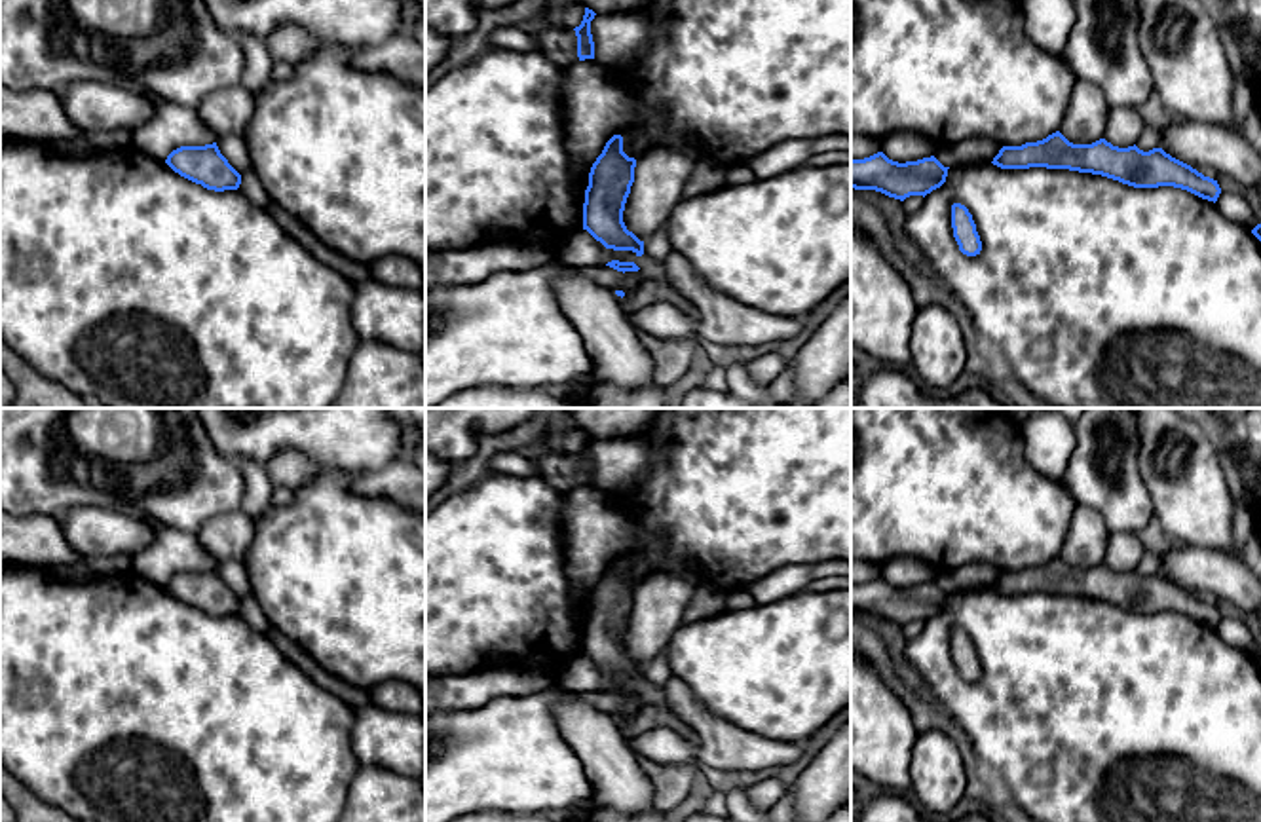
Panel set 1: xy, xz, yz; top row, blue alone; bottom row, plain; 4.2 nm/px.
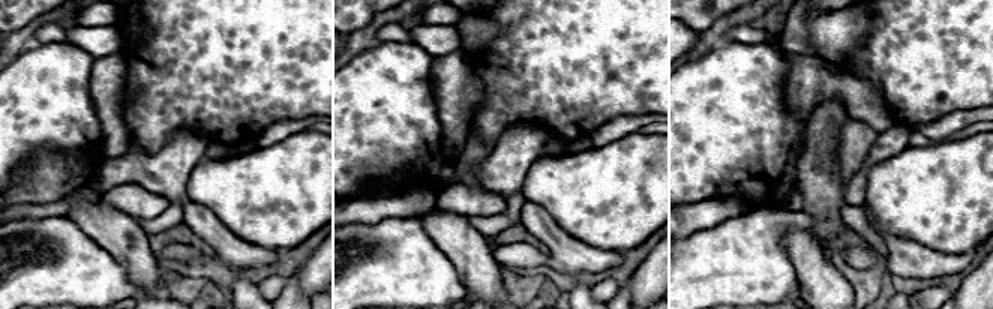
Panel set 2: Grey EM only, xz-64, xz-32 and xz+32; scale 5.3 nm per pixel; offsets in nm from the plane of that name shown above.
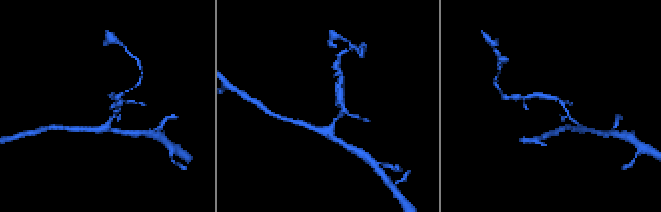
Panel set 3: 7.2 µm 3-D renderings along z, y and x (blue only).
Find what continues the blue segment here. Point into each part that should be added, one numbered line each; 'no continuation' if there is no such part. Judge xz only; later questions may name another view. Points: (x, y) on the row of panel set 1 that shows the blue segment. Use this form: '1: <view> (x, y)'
no continuation

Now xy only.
no continuation

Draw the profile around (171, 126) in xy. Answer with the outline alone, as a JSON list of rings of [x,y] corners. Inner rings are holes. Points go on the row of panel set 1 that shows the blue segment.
[[[150,97],[154,104],[152,118],[144,123],[137,140],[146,146],[146,152],[165,161],[167,156],[180,146],[213,144],[213,135],[194,120],[188,106]]]

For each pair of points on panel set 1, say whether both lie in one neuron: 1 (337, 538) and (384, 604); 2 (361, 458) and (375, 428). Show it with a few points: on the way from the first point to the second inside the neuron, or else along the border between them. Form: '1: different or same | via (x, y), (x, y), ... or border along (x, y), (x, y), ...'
1: same | via (337, 555), (367, 587)
2: same | via (361, 450), (361, 441), (367, 435)

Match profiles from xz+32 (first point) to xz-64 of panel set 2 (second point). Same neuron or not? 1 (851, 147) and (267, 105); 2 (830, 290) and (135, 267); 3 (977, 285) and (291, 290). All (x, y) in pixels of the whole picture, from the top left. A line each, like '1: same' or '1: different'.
1: different
2: same
3: different

